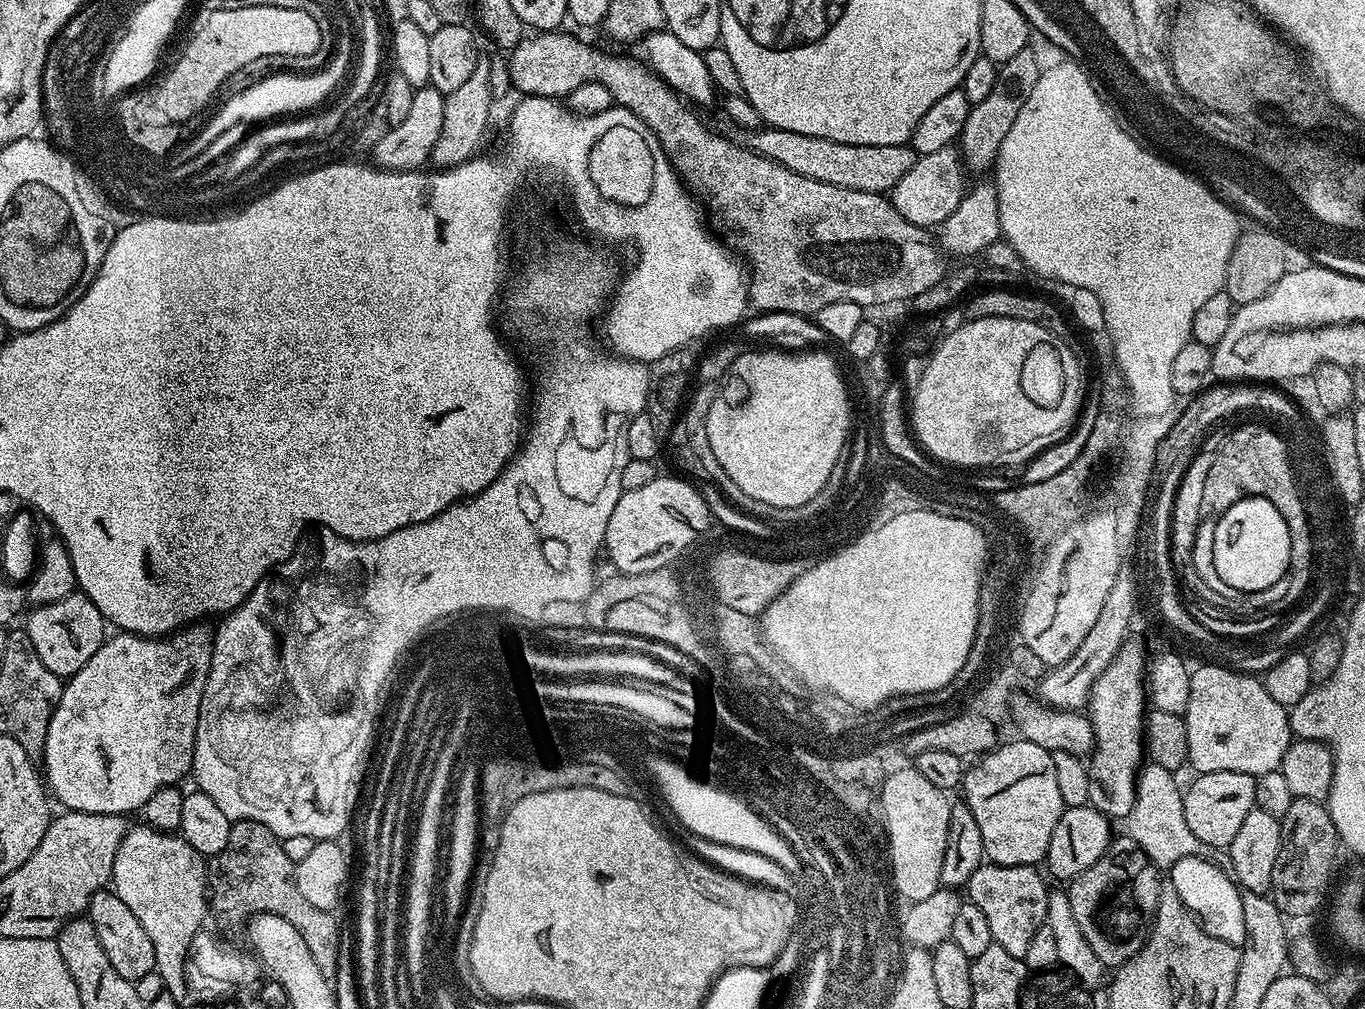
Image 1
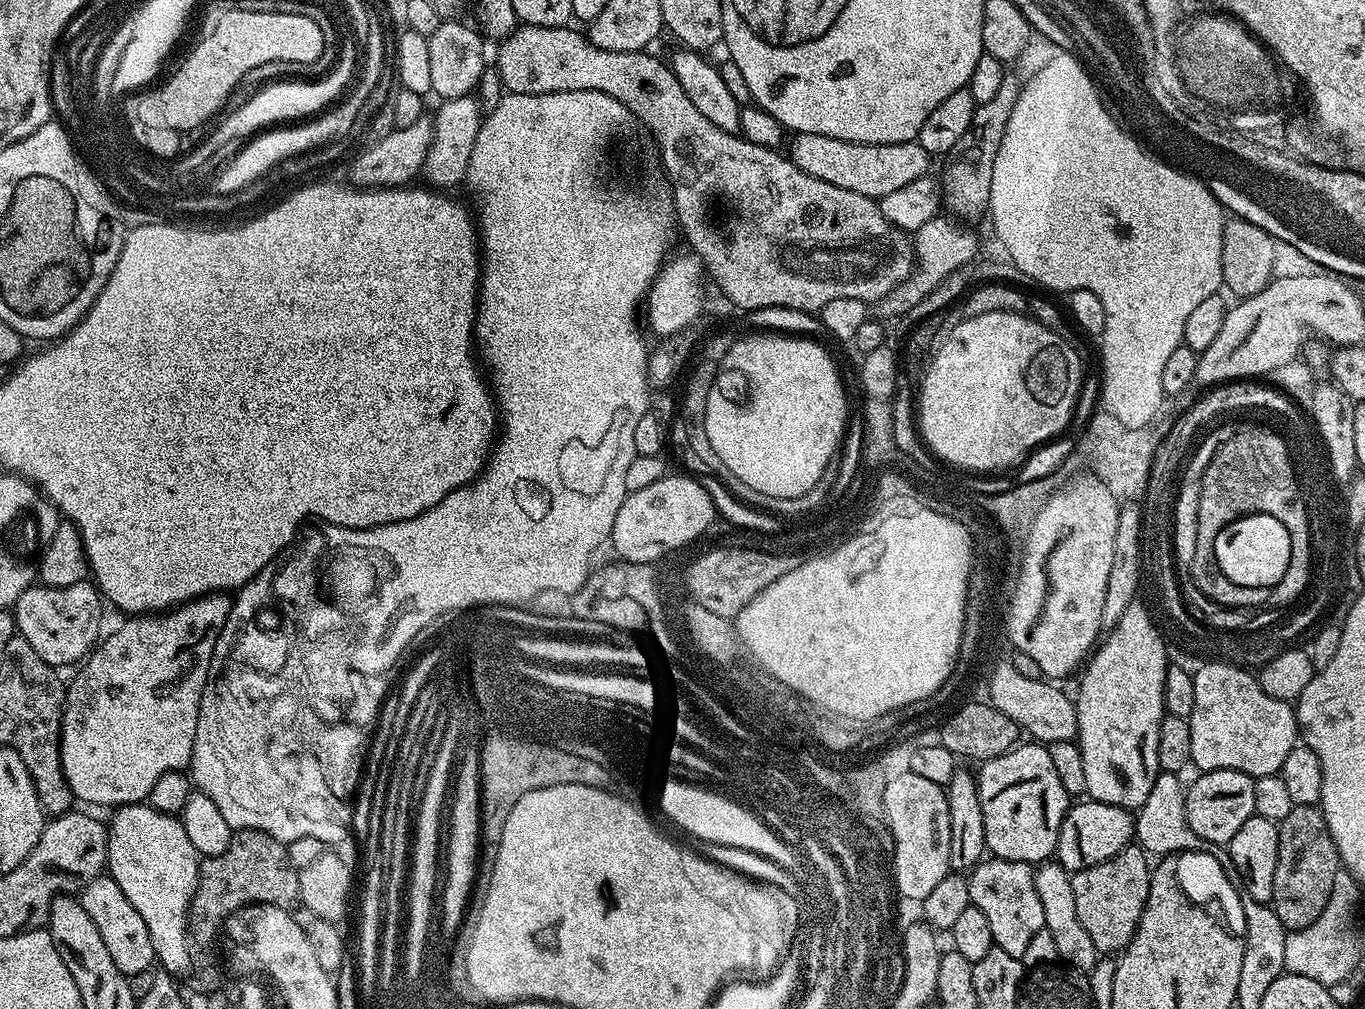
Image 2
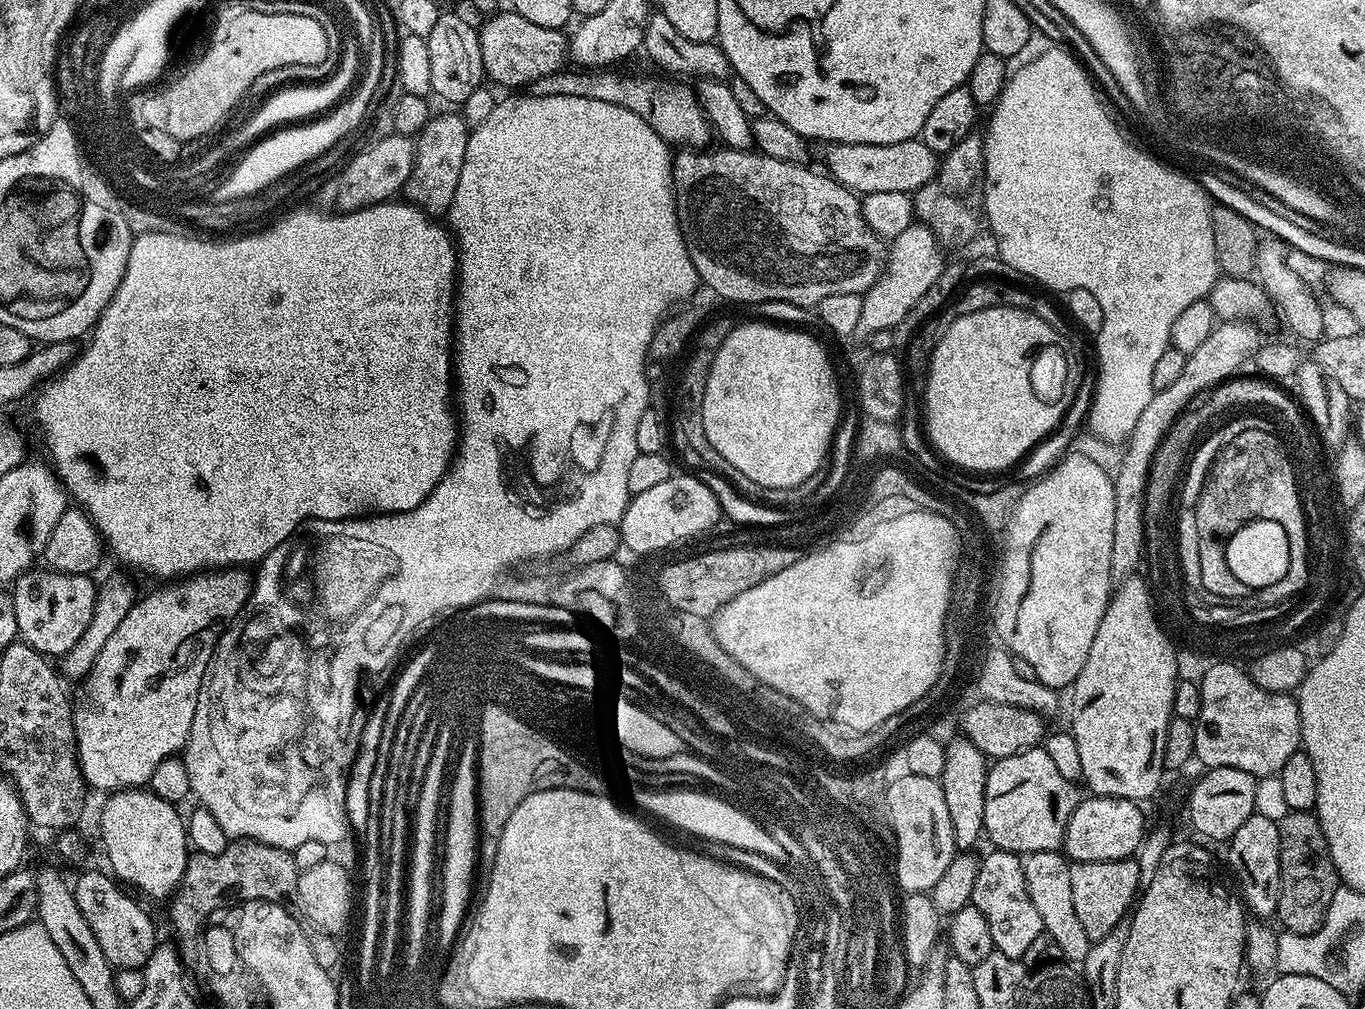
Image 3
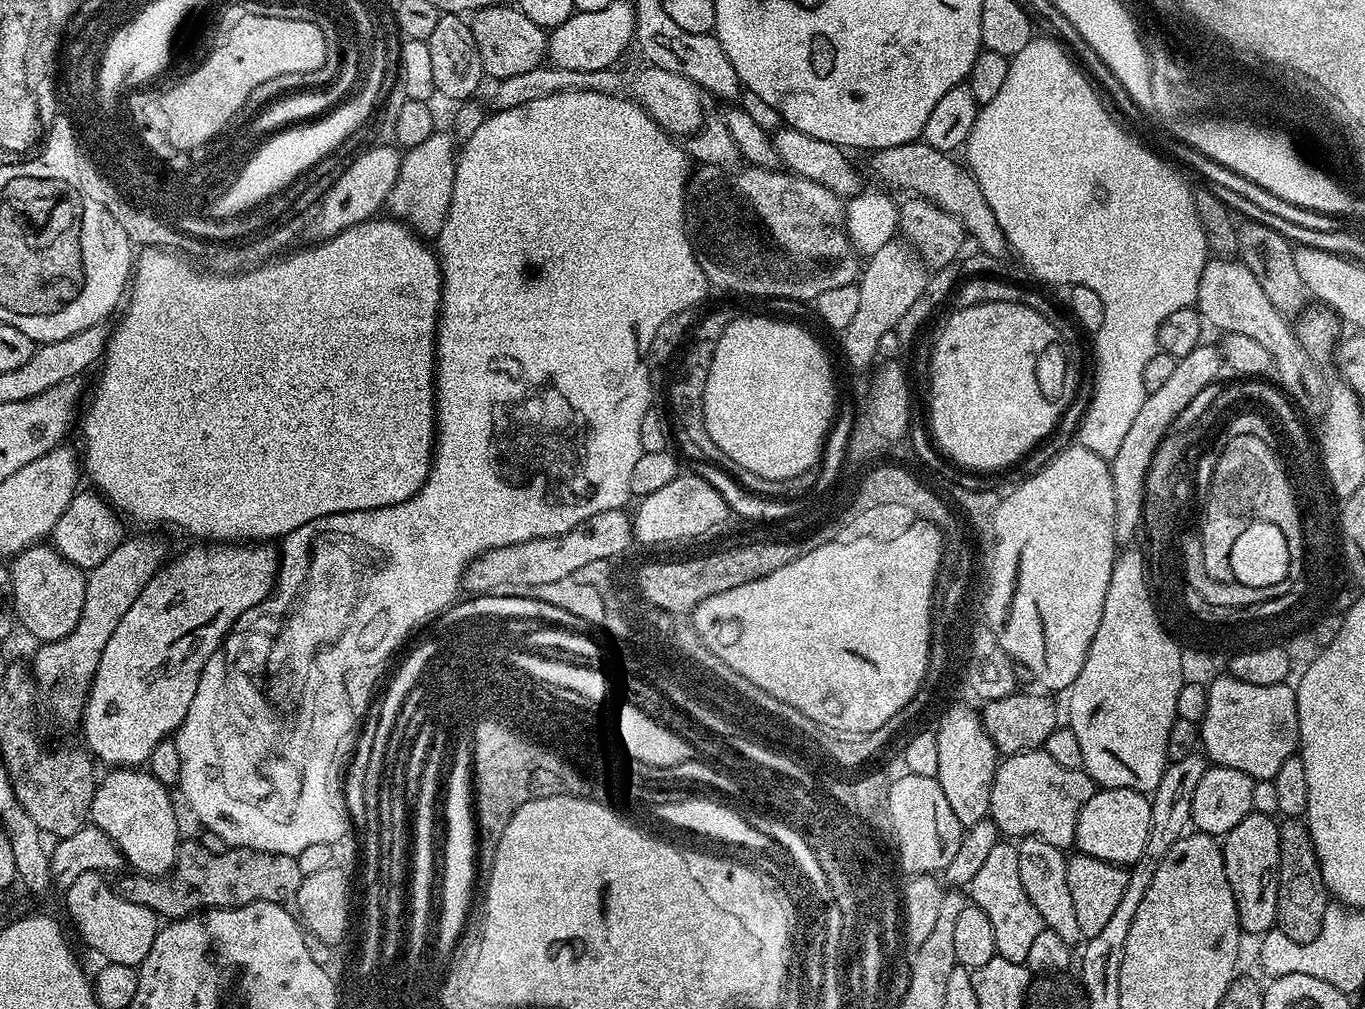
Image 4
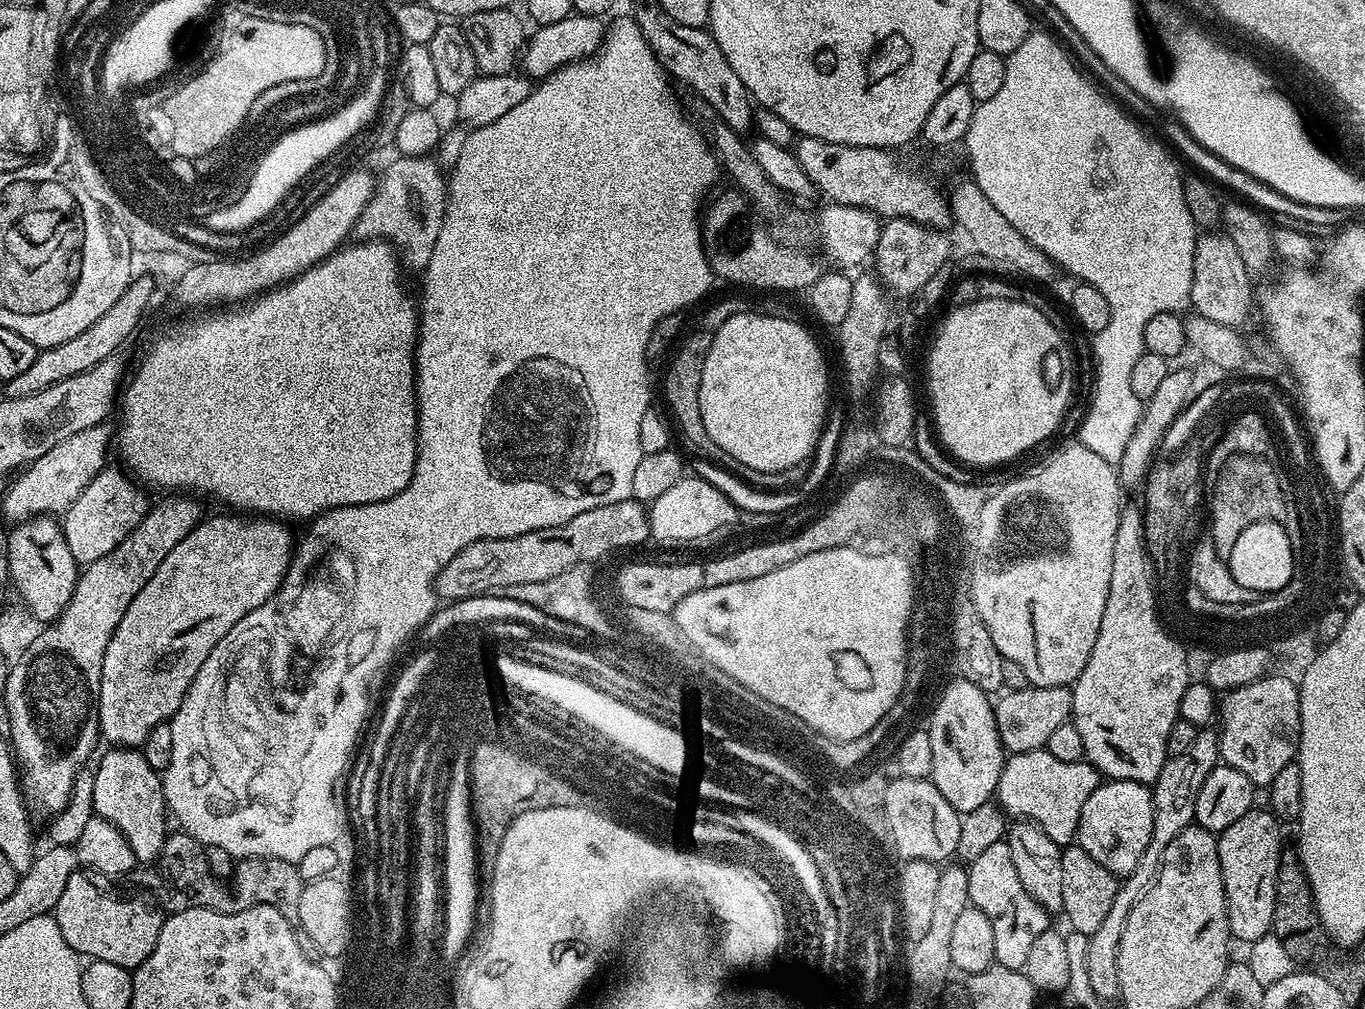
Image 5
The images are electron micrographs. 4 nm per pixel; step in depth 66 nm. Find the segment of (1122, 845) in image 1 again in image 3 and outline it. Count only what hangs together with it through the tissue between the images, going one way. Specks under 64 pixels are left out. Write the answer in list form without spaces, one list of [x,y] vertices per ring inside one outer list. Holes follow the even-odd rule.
[[[1134,858],[1127,860],[1081,860],[1070,870],[1070,895],[1074,897],[1074,914],[1078,914],[1086,934],[1094,940],[1106,938],[1118,922],[1129,915],[1141,891],[1140,867]]]

